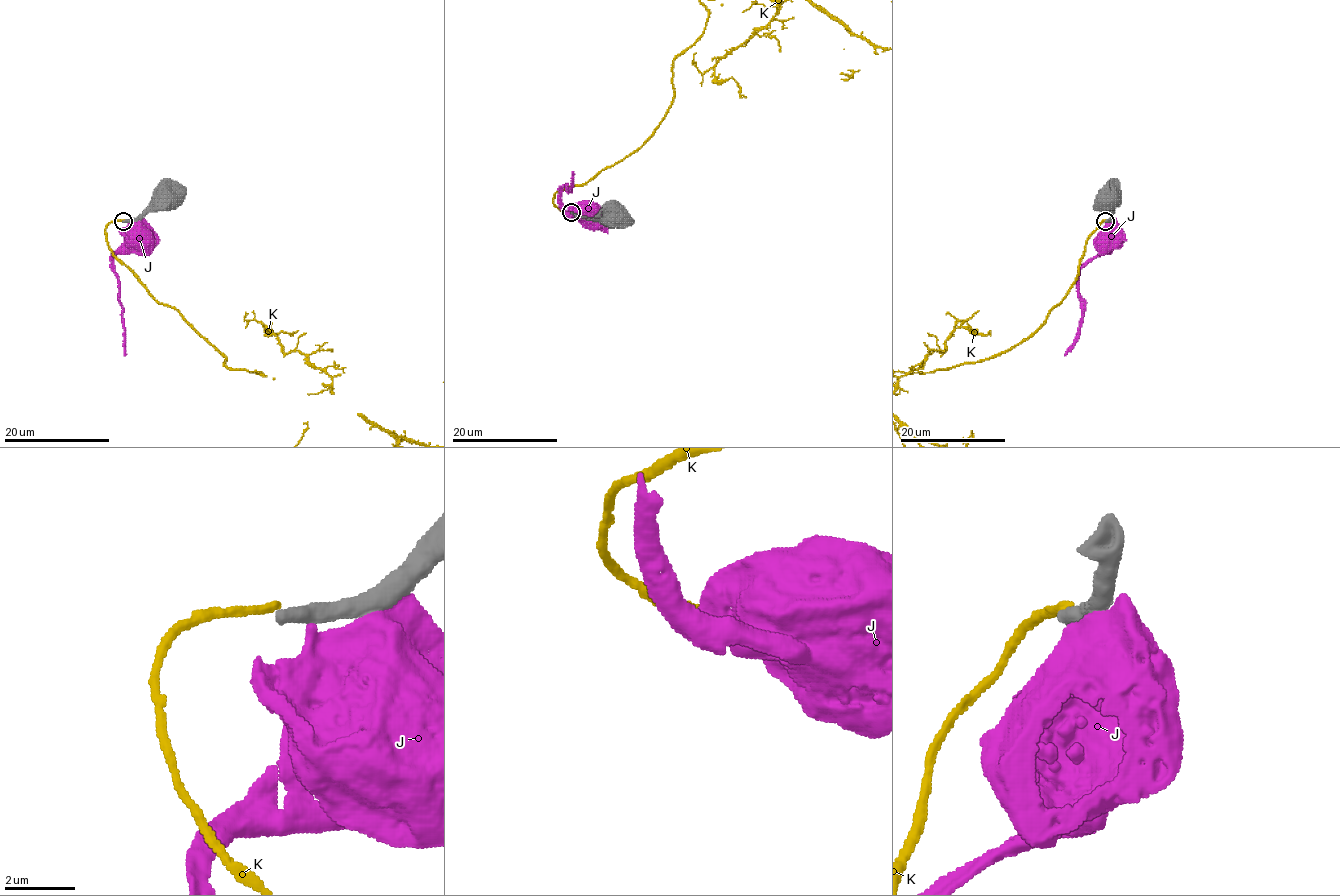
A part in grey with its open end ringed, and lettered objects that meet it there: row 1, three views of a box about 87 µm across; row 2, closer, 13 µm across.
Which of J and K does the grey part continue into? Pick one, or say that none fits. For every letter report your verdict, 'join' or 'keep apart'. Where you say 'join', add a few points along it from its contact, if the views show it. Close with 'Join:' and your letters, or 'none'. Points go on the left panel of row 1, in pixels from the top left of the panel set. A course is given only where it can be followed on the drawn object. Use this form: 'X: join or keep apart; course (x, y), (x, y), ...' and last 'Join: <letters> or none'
J: keep apart
K: keep apart
Join: none

